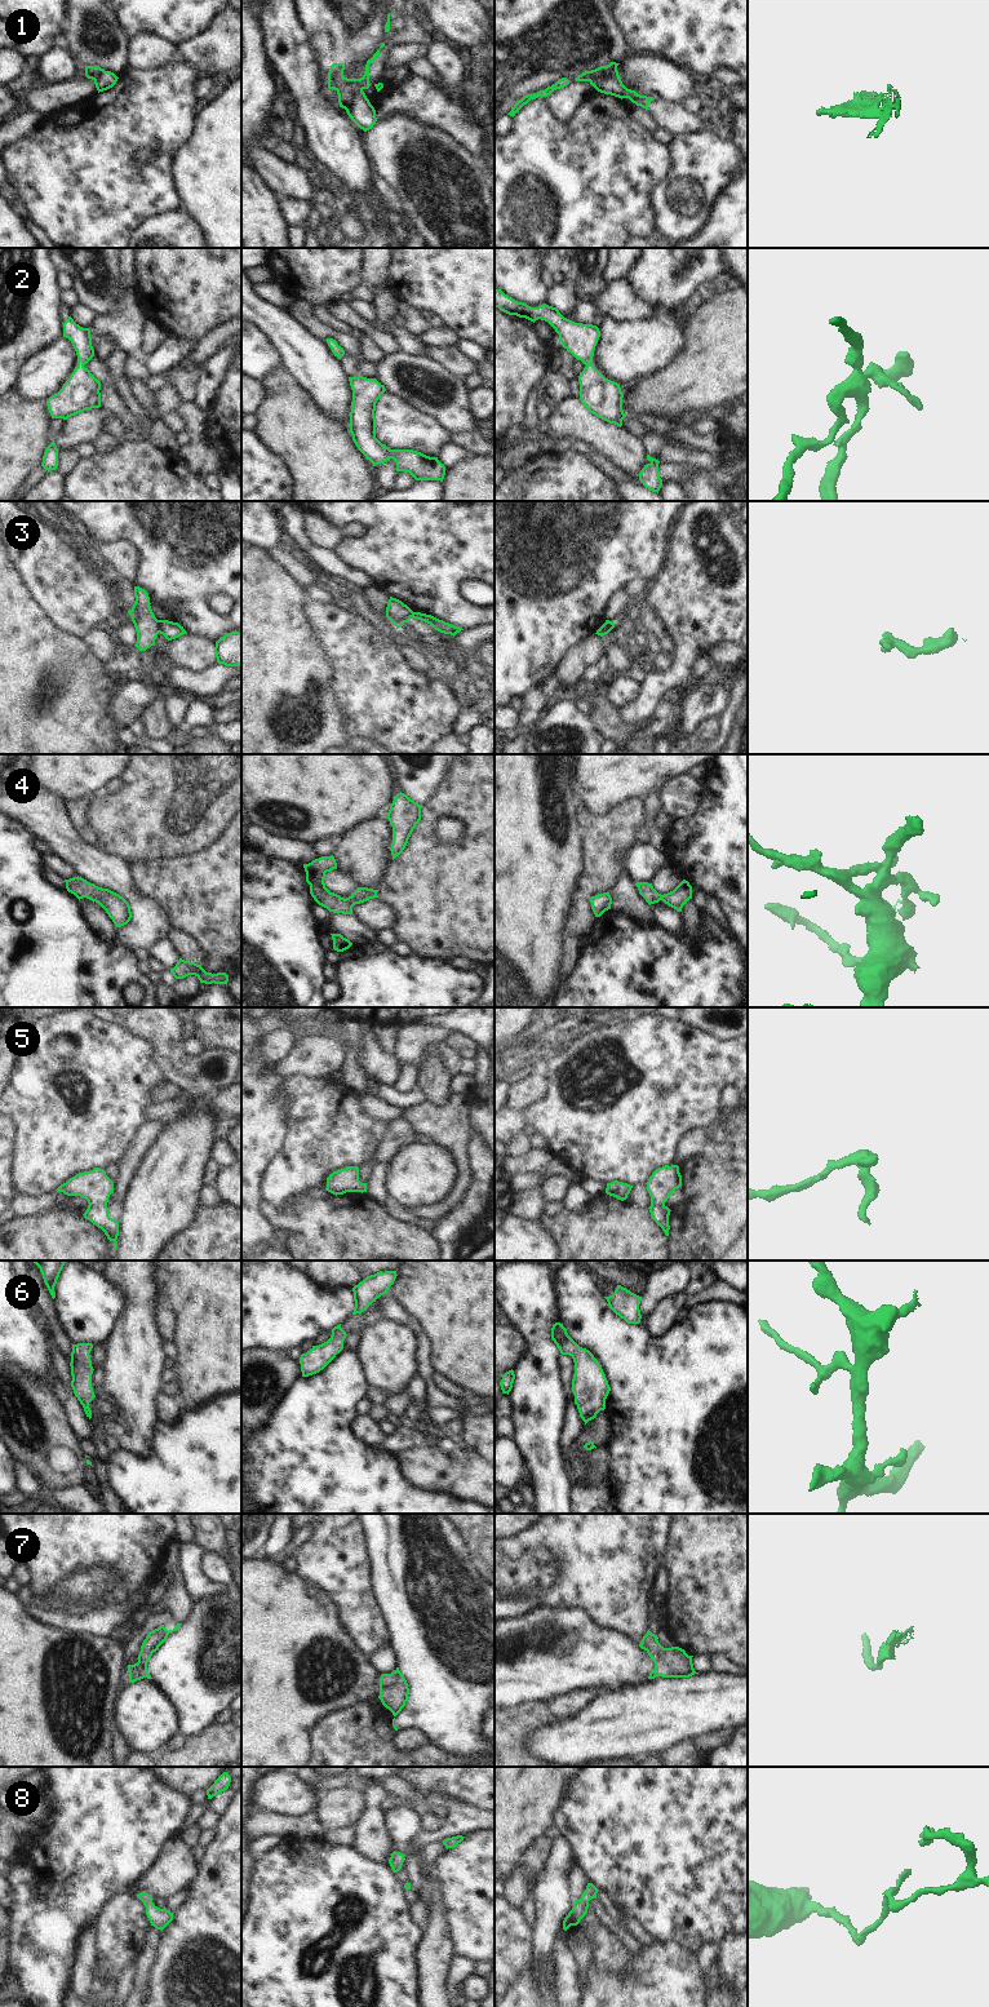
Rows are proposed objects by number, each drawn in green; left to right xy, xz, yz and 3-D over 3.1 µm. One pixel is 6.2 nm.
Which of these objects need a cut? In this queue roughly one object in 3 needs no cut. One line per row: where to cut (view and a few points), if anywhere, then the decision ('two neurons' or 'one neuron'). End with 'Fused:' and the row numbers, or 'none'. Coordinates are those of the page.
1: cut yz (616, 67), (590, 82); two neurons
2: cut none; one neuron
3: cut xy (160, 620), (158, 632); two neurons
4: cut none; one neuron
5: cut none; one neuron
6: cut none; one neuron
7: cut xy (168, 1631), (152, 1651); two neurons
8: cut none; one neuron
Fused: 1, 3, 7

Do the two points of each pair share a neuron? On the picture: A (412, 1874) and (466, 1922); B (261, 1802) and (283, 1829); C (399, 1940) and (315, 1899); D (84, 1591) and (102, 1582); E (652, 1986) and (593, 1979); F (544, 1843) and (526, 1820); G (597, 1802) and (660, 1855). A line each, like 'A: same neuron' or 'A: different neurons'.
A: different neurons
B: different neurons
C: same neuron
D: same neuron
E: same neuron
F: different neurons
G: same neuron

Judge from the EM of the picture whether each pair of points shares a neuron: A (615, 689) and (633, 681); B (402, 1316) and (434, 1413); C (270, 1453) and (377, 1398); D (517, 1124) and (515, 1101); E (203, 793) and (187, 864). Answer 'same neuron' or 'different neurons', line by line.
A: same neuron
B: different neurons
C: different neurons
D: different neurons
E: different neurons

